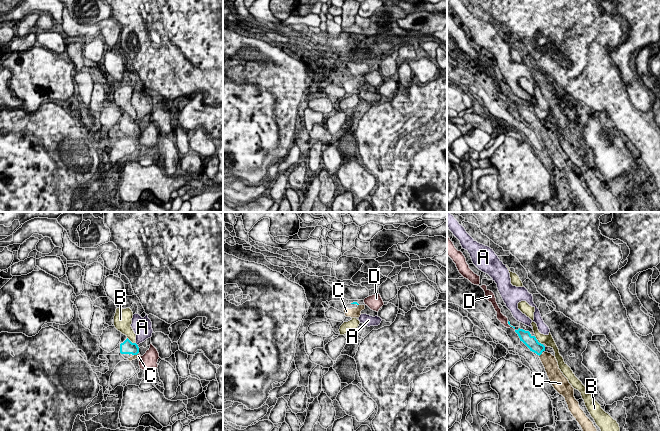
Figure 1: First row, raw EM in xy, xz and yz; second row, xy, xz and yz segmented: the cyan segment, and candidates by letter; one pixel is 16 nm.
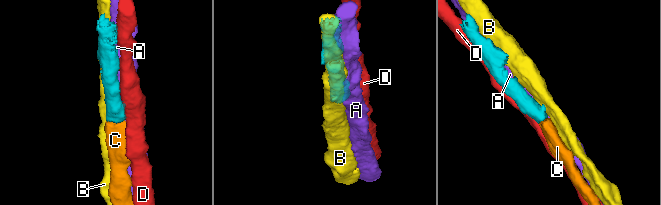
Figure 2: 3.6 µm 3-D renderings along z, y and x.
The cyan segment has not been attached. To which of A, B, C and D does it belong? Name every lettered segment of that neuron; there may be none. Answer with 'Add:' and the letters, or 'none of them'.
Add: C

